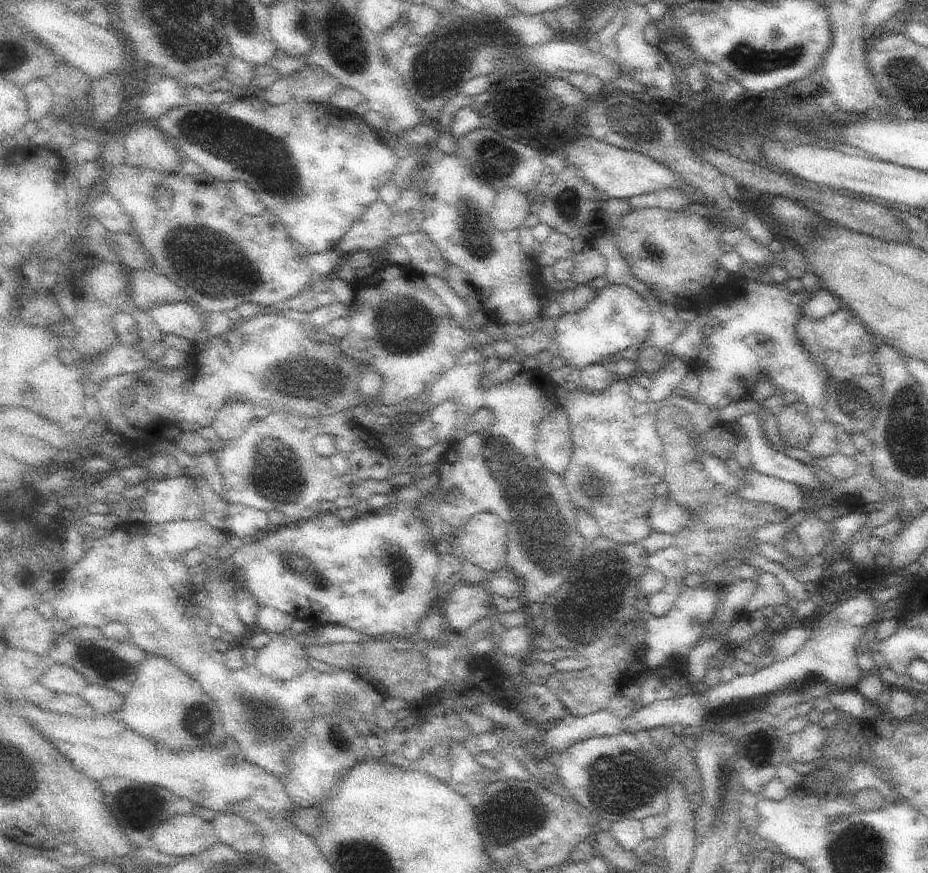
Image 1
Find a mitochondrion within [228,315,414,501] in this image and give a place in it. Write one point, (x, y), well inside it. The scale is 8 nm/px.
(293, 375)

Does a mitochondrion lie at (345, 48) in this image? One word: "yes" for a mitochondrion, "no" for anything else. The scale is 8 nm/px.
yes

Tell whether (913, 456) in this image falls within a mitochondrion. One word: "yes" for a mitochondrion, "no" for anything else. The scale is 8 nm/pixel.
yes

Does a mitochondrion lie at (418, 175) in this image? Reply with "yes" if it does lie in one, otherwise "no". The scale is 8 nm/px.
yes

